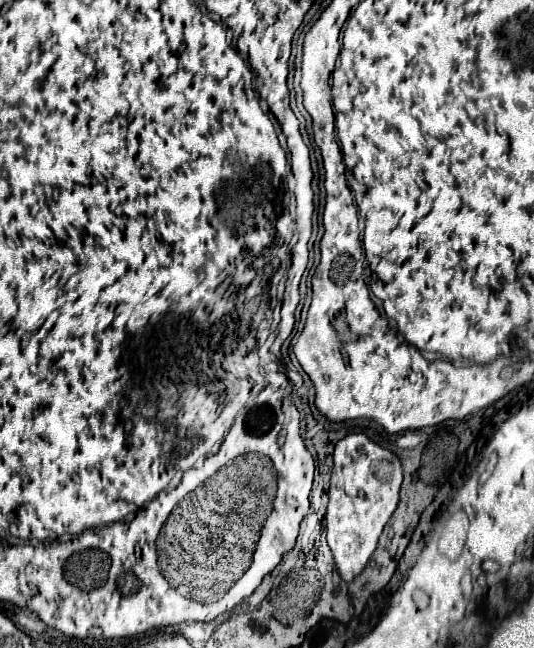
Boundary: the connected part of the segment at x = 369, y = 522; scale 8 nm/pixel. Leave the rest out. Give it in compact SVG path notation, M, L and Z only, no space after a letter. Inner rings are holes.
M349 433L335 445L335 465L327 505L327 541L345 581L353 581L373 555L379 535L399 503L403 469L399 457L363 433Z

